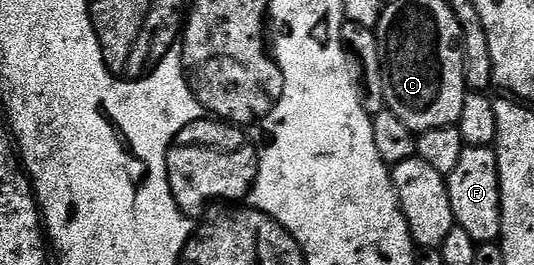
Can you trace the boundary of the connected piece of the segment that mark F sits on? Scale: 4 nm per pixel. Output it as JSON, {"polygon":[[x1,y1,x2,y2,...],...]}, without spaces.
{"polygon":[[466,146,456,163,456,168,448,176,446,183,448,200,452,204,454,225,464,228,468,236,479,244,494,244,502,237,502,193,500,192,500,176,498,175,498,155,489,146]]}

